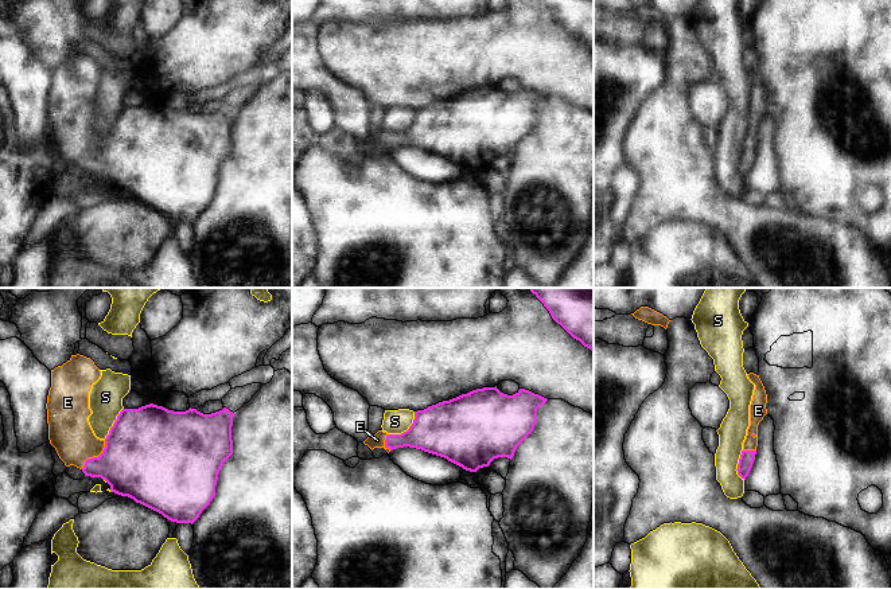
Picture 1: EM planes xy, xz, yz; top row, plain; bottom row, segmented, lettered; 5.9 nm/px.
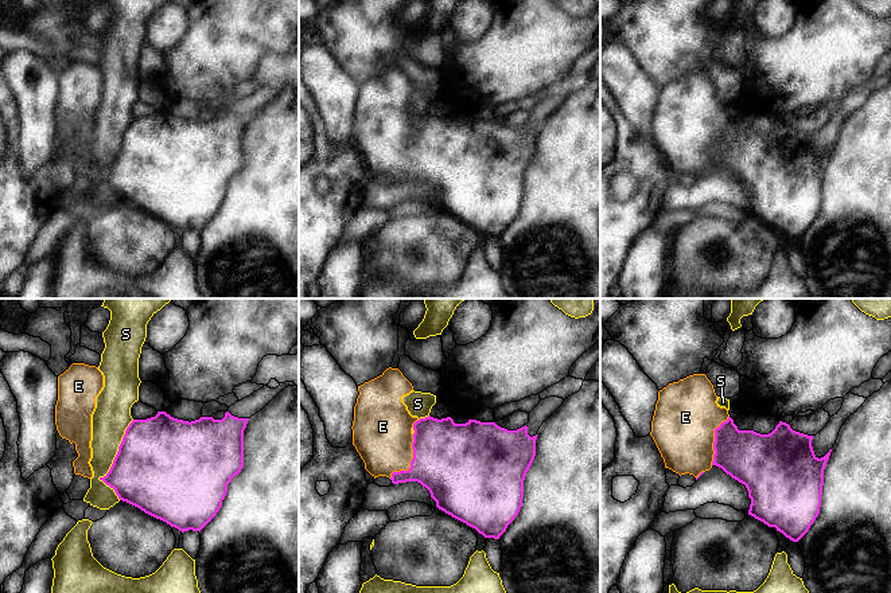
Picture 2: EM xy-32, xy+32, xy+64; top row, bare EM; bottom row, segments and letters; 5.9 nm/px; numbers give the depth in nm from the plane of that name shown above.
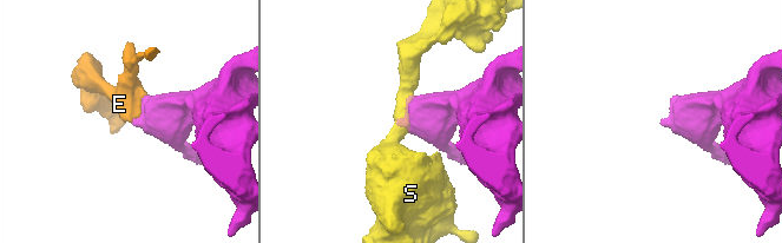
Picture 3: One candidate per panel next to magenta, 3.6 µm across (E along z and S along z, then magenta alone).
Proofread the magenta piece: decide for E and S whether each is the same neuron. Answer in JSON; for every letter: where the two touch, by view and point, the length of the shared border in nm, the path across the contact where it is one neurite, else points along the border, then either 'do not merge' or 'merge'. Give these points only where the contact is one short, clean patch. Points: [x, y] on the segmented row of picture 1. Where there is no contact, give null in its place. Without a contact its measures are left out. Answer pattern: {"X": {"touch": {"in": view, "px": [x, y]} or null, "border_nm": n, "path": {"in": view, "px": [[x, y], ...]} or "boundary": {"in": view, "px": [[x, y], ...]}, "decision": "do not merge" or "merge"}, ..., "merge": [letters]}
{"E": {"touch": {"in": "xy", "px": [96, 457]}, "border_nm": 220, "path": {"in": "xy", "px": [[137, 461], [96, 457], [69, 432]]}, "decision": "merge"}, "S": {"touch": {"in": "xz", "px": [407, 430]}, "border_nm": 220, "decision": "do not merge"}, "merge": ["E"]}

